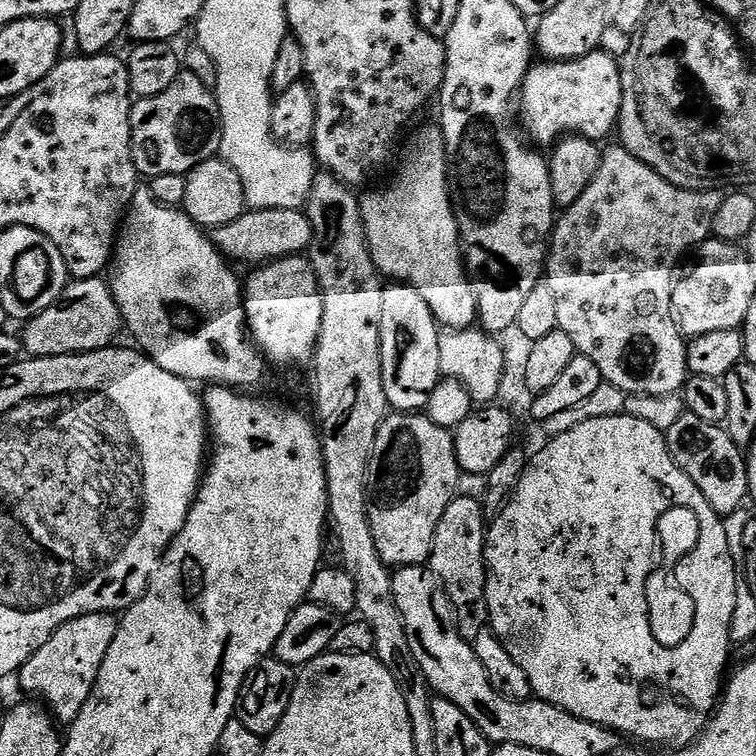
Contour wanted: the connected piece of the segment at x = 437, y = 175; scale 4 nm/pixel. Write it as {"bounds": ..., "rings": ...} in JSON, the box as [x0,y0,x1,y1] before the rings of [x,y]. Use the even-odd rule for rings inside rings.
{"bounds":[360,127,480,329],"rings":[[[439,127],[422,129],[392,185],[365,195],[360,209],[381,277],[418,290],[445,329],[471,329],[477,323],[480,307],[462,251],[460,222],[450,191],[450,149],[443,131]]]}

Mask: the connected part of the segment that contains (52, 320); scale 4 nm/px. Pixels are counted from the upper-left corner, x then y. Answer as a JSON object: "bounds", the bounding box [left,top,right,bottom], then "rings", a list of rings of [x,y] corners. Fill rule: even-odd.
{"bounds":[22,278,122,357],"rings":[[[97,278],[69,283],[59,306],[27,321],[23,328],[22,343],[29,357],[79,356],[81,352],[98,352],[109,347],[115,341],[112,339],[122,332],[122,321],[111,287]]]}

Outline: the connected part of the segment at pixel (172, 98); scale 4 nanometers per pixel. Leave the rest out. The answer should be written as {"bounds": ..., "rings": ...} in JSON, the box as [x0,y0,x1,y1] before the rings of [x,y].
{"bounds":[132,75,224,177],"rings":[[[181,75],[166,94],[135,101],[132,110],[132,158],[141,177],[162,174],[187,176],[202,166],[202,162],[217,159],[223,141],[224,123],[215,91],[194,75]]]}

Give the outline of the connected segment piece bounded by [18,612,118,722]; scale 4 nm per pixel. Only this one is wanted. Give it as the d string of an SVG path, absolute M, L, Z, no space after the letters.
M91 612L89 616L79 616L63 624L40 649L34 653L18 673L18 681L29 692L29 697L39 698L50 709L53 717L72 722L87 706L88 699L93 696L100 671L106 662L106 656L111 652L111 646L116 638L118 620L115 615L107 612Z

